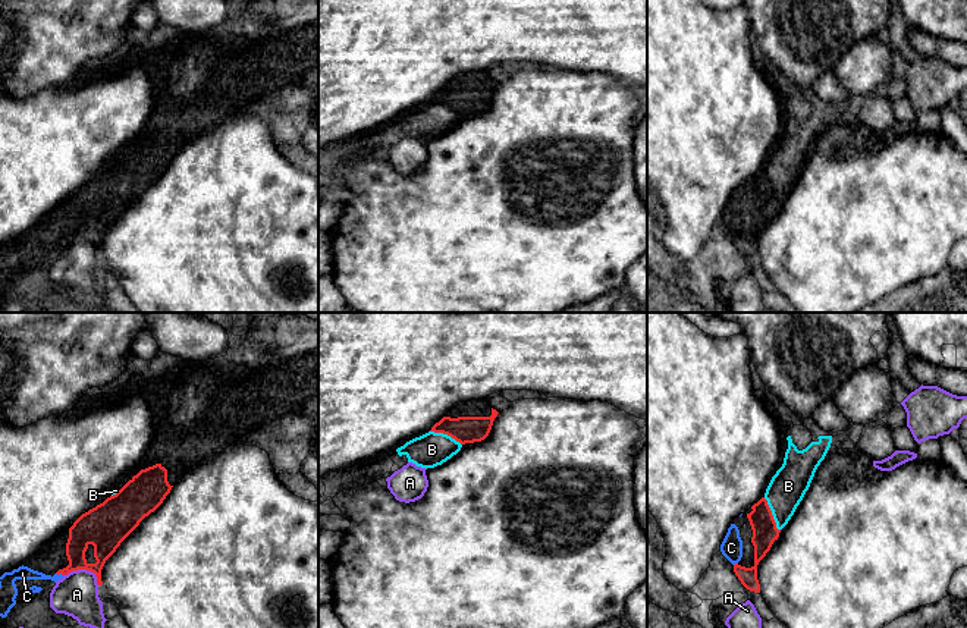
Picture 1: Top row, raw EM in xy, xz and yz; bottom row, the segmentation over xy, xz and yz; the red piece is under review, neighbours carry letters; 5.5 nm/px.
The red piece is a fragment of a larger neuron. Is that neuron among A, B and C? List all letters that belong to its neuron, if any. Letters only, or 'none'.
B, C

